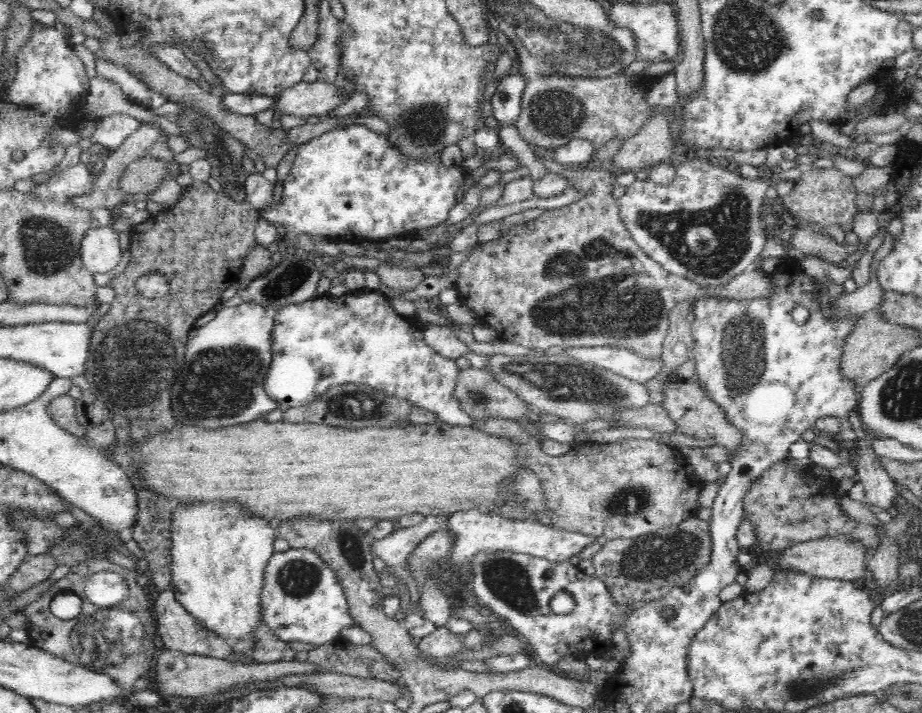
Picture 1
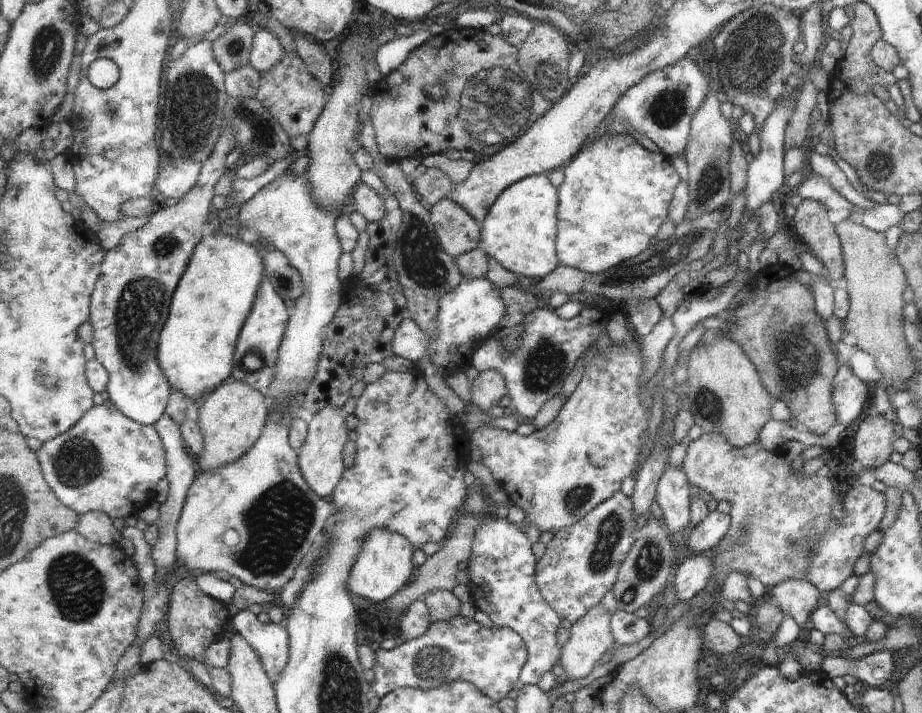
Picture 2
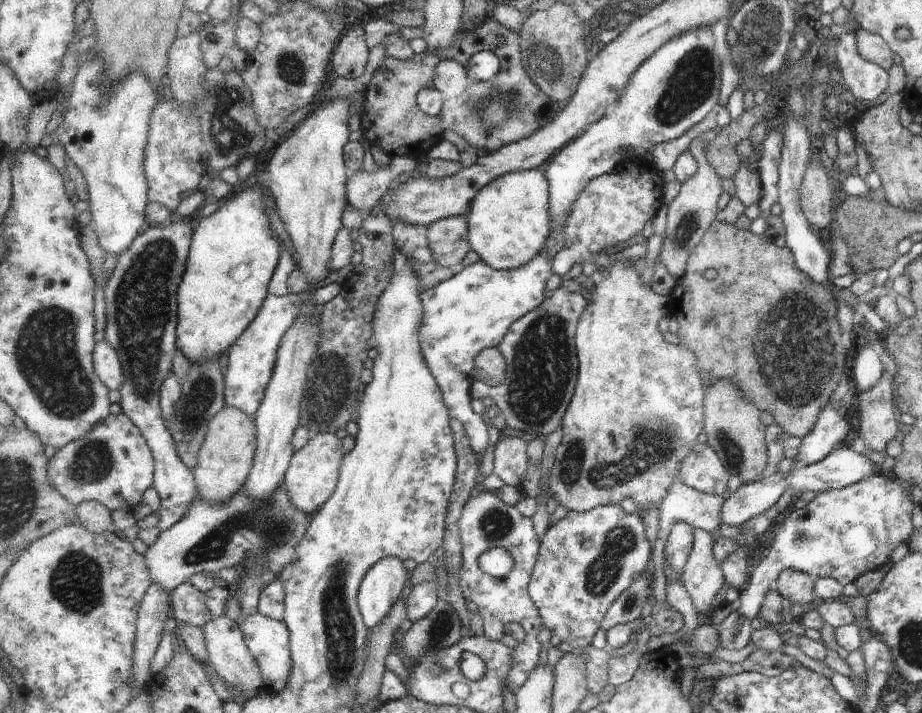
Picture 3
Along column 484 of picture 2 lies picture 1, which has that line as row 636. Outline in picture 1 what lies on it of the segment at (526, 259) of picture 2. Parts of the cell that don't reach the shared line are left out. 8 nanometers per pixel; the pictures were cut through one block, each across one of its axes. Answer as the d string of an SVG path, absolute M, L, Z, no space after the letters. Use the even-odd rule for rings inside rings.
M238 502L178 504L172 514L172 589L178 602L220 637L241 640L262 622L260 593L265 566L275 553L275 526Z

